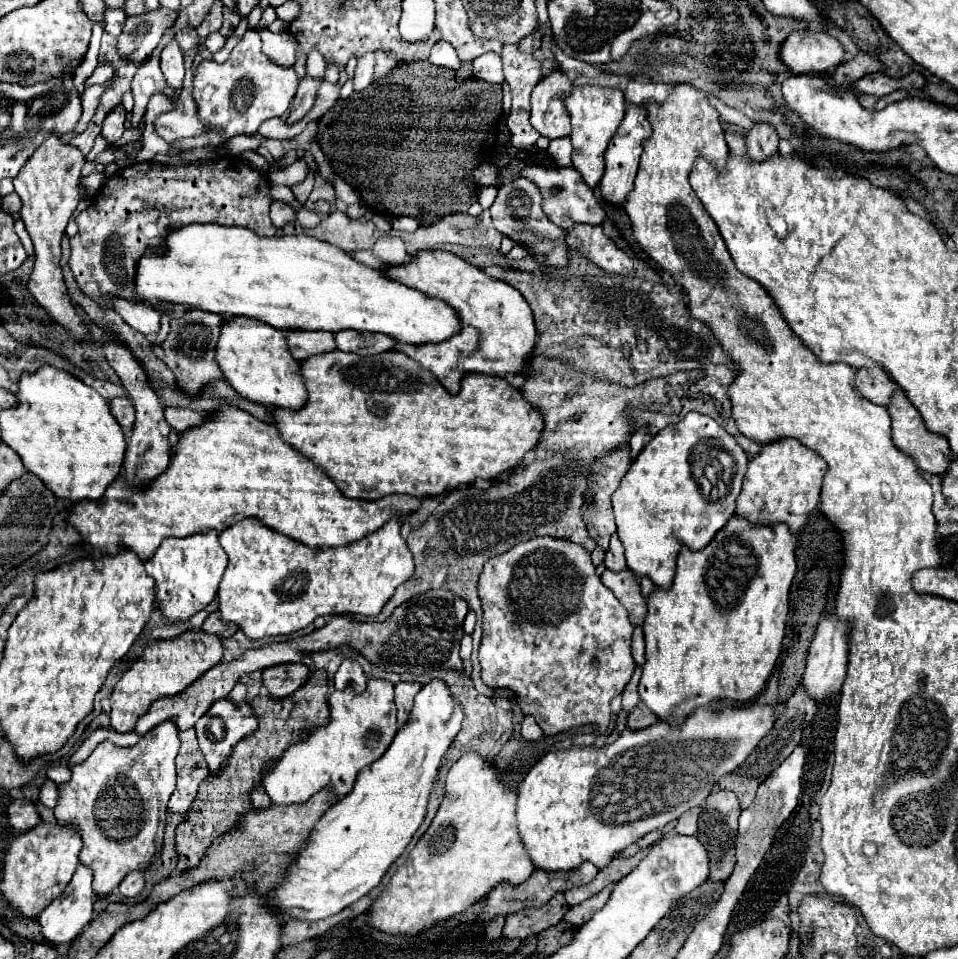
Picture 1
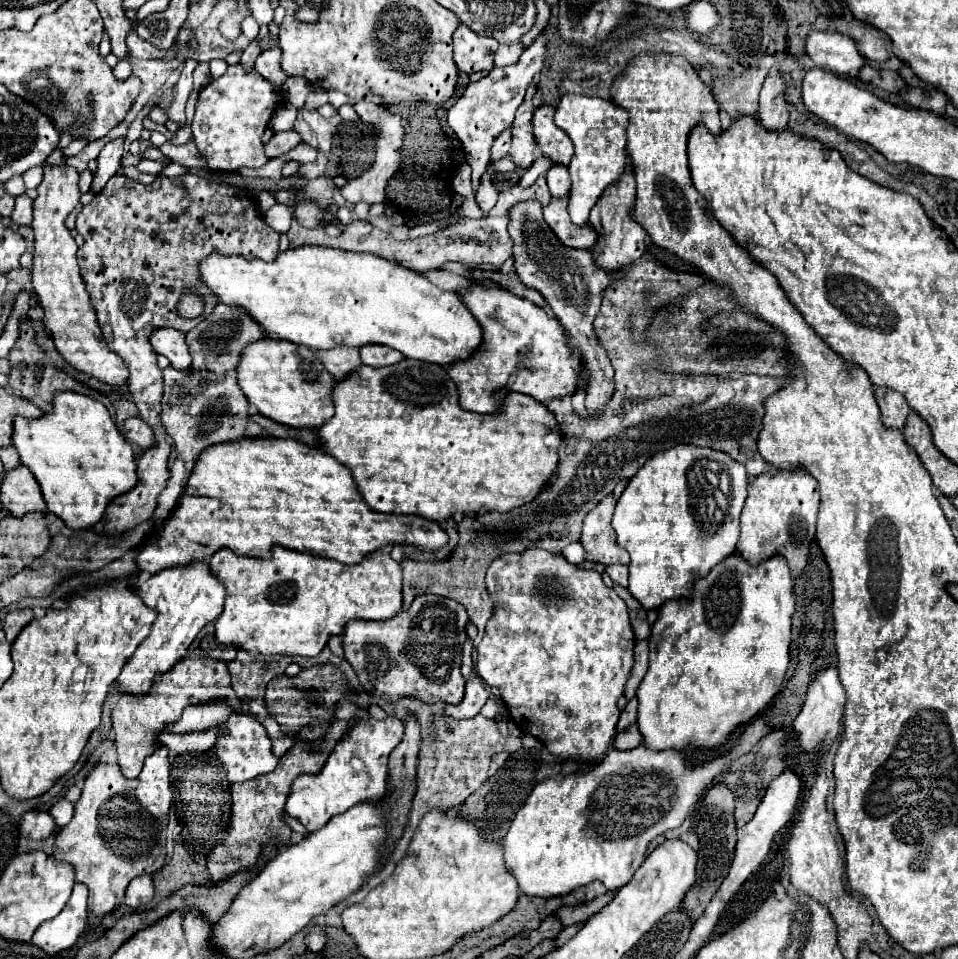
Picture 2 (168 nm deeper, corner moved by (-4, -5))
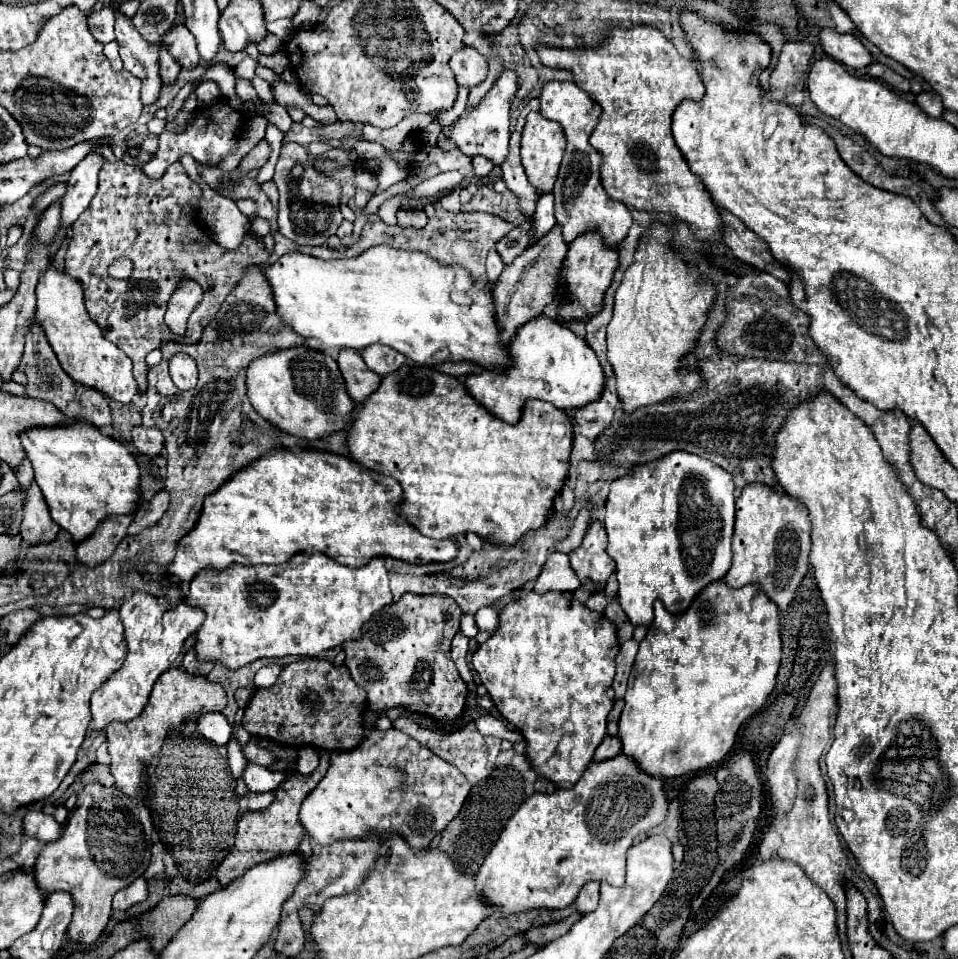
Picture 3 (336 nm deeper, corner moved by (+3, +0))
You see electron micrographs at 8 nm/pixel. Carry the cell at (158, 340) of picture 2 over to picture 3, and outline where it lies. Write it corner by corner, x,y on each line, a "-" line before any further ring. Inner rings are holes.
179,351
169,359
169,373
173,383
181,389
193,389
197,385
197,363
187,353

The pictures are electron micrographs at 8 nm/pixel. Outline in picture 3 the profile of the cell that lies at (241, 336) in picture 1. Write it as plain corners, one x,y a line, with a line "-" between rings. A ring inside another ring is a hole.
305,345
275,349
251,361
247,367
247,397
263,419
303,439
319,439
345,429
355,405
345,393
335,359

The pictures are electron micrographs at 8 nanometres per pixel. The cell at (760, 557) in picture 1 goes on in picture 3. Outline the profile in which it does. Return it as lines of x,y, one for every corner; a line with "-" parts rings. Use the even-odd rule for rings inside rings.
725,579
719,581
711,581
689,605
689,609
685,613
669,613
665,609
665,605
661,601
655,601
655,619
649,625
649,631
645,635
645,639
639,645
639,653
633,665
633,673
629,677
629,685
627,685
627,693
625,693
625,709
621,713
619,719
619,737
623,743
623,753
633,757
637,763
643,765
643,771
647,771
649,775
657,775
657,777
677,777
677,775
685,775
689,771
699,771
705,769
713,763
719,763
733,747
737,731
741,727
741,723
751,717
757,709
763,707
763,703
767,701
767,697
771,695
771,691
775,689
775,677
779,671
779,663
781,663
781,625
779,625
779,607
775,601
771,601
765,591
761,589
761,585
757,583
749,583
745,587
731,587
725,583

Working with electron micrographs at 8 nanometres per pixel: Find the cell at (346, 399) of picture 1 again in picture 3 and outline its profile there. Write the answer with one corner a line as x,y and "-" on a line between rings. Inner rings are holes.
405,363
401,365
397,371
383,375
379,387
365,399
355,403
355,409
351,413
351,423
349,423
349,431
347,431
347,449
353,461
357,461
359,465
393,477
399,481
401,489
403,489
403,501
397,507
397,513
415,529
419,529
419,533
433,537
433,539
453,539
461,533
477,533
481,537
489,537
489,539
497,539
501,543
513,545
527,529
537,529
545,523
547,515
553,509
553,499
557,495
557,491
563,487
563,479
567,477
567,469
569,469
569,453
571,453
571,441
573,441
573,425
571,419
565,411
557,409
555,405
549,405
545,401
537,401
537,399
529,399
521,411
521,419
515,425
497,421
485,407
481,407
465,389
465,385
445,373
439,373
431,367
425,365
415,365
415,363

